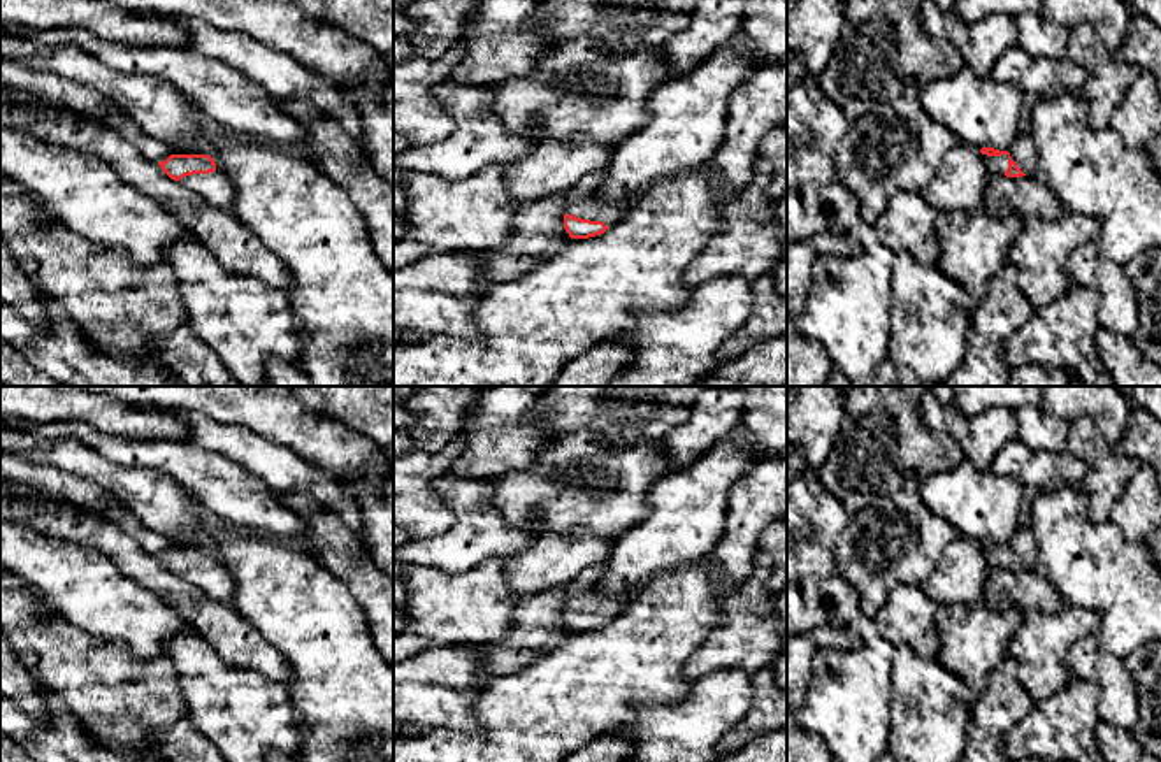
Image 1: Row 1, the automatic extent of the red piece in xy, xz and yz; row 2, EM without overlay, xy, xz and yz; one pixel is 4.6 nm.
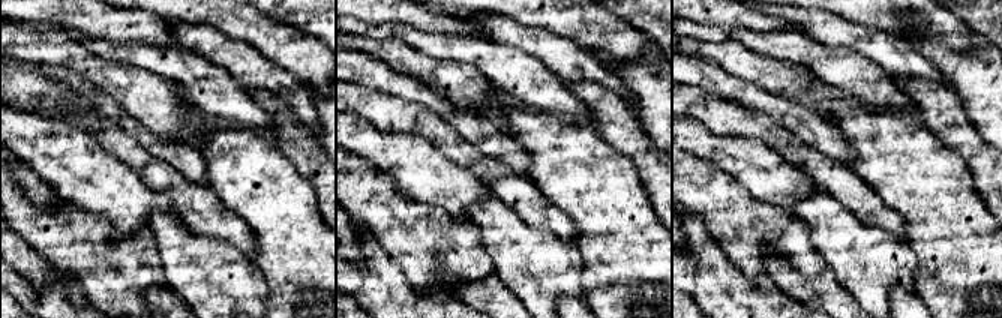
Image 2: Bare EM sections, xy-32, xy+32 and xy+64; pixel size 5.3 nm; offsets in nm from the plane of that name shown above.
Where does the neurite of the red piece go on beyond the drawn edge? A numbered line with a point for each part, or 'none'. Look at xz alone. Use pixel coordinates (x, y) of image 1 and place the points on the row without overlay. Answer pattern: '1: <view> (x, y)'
1: xz (582, 594)

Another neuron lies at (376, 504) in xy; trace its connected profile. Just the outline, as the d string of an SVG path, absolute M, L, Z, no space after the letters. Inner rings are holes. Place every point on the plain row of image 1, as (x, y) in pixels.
M393 474L378 488L346 483L360 507L362 541L374 565L393 583Z

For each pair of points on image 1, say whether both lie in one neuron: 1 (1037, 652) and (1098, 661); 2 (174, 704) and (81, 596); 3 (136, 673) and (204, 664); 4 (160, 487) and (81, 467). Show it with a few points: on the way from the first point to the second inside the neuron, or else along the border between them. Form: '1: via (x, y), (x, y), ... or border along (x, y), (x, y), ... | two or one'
1: border along (1093, 632), (1072, 645), (1067, 655), (1070, 678) | two
2: border along (83, 629), (118, 639), (141, 661), (160, 657) | two
3: border along (165, 655), (173, 664), (173, 675), (185, 708) | two
4: via (141, 494), (132, 494), (120, 481), (100, 471) | one

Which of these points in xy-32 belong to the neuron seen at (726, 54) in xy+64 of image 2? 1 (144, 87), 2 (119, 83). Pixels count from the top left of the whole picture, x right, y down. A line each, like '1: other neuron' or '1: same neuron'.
1: same neuron
2: same neuron

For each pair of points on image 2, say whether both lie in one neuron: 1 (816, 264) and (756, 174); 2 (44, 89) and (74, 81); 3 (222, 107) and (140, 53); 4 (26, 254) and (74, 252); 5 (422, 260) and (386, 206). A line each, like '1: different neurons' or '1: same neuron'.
1: different neurons
2: different neurons
3: same neuron
4: different neurons
5: same neuron

